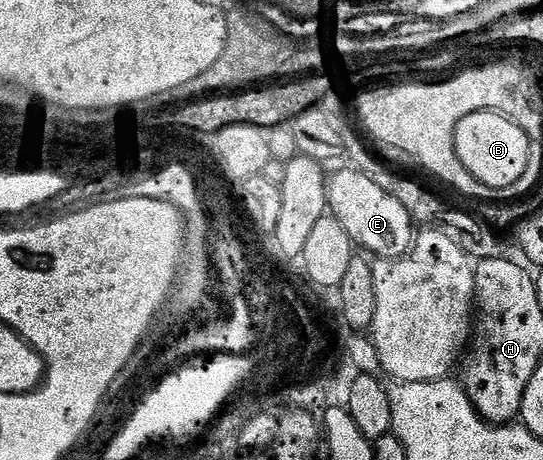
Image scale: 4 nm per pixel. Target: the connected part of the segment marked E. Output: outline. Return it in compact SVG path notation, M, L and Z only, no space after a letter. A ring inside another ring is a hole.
M355 167L340 169L328 177L328 209L331 216L346 227L346 235L350 235L353 246L360 245L365 254L376 259L395 259L408 252L414 240L414 222L412 216L378 183L366 179Z

